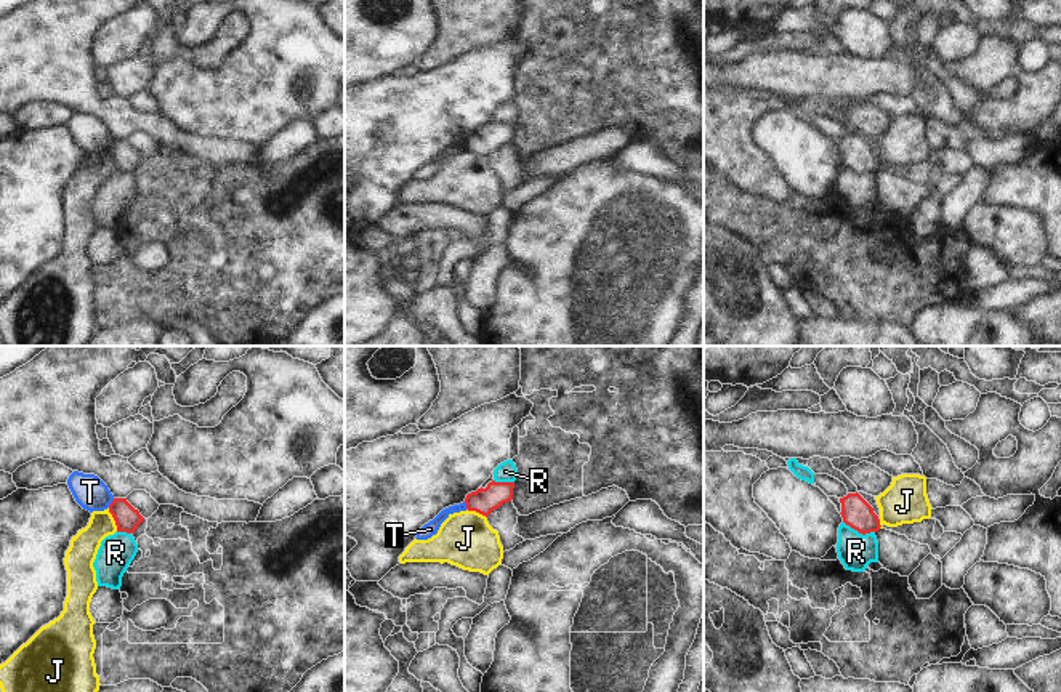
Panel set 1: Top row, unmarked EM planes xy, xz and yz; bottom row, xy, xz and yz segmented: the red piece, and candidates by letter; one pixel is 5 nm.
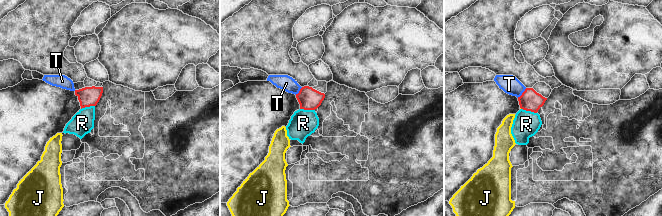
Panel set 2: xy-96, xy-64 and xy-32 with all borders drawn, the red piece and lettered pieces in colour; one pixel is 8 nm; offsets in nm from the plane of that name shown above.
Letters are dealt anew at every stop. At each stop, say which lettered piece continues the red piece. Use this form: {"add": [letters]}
{"add": []}

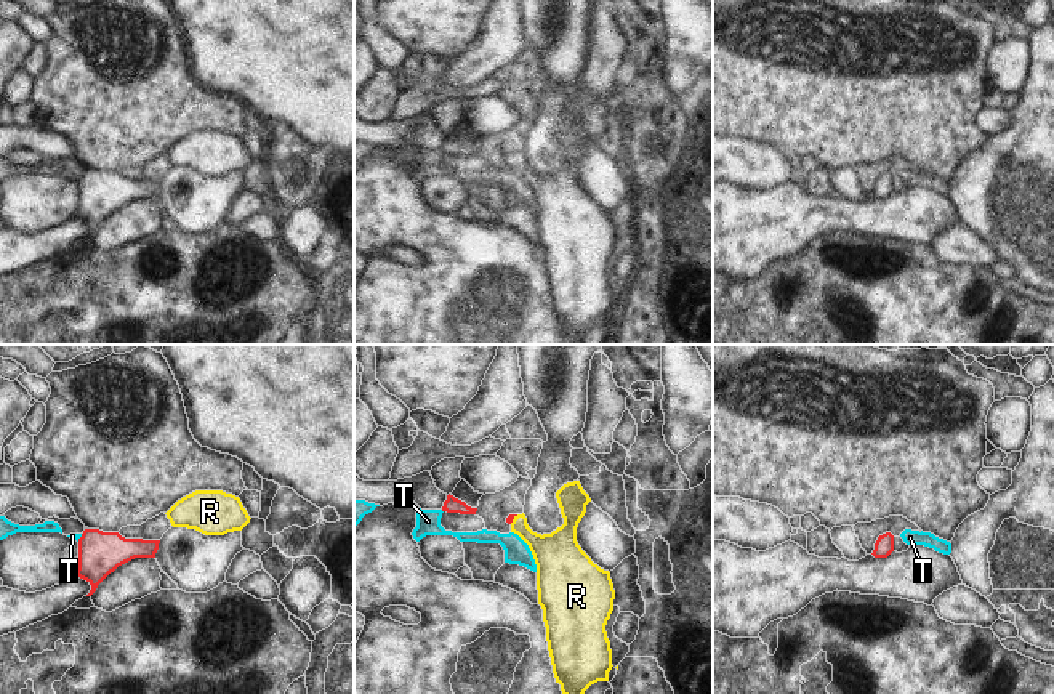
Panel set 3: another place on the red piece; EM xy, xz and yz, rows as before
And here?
{"add": ["R"]}

